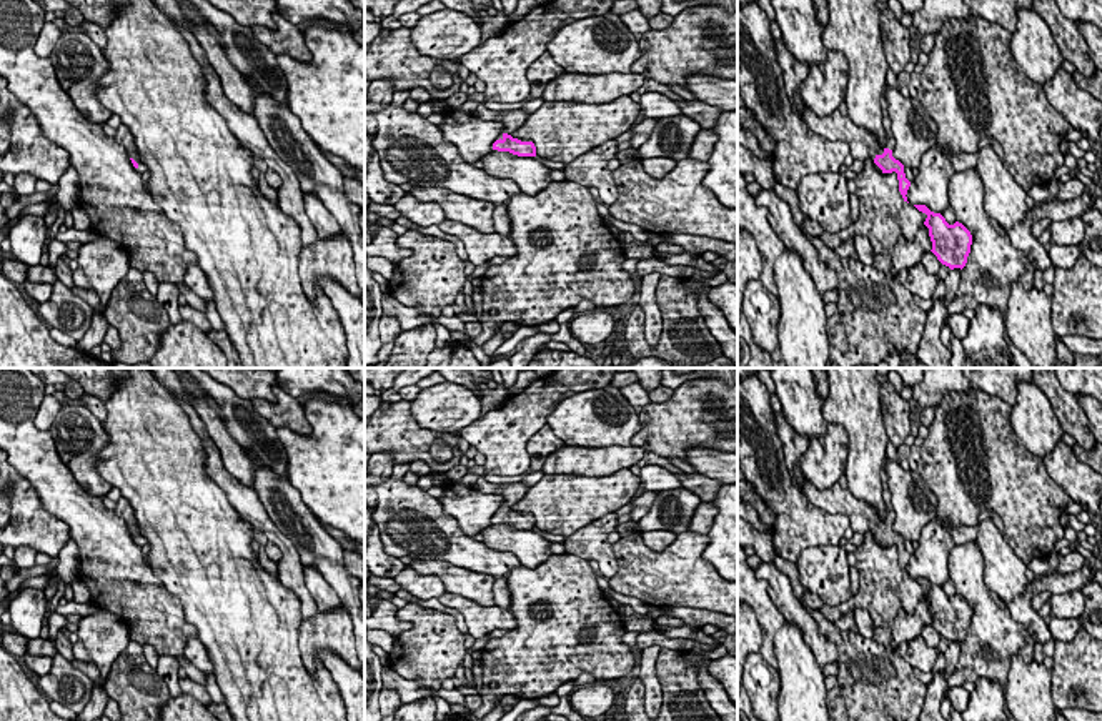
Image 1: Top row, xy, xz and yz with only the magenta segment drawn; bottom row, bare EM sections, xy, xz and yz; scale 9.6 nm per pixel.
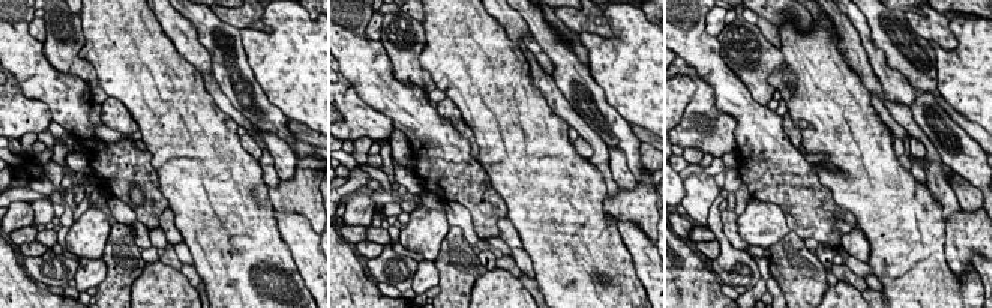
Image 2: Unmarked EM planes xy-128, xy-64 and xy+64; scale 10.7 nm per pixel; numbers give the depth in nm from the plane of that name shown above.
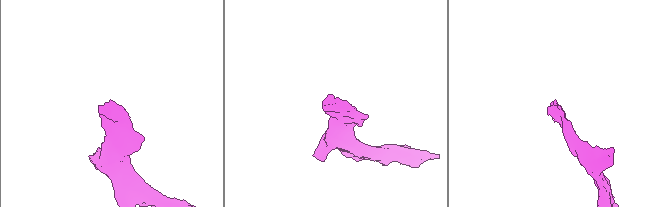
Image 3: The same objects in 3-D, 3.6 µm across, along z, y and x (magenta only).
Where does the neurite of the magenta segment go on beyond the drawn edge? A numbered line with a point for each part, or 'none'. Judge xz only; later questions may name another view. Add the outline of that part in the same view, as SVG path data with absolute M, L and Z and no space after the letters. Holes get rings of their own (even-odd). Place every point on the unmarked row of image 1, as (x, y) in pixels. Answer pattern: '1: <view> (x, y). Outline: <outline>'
1: xz (511, 492). Outline: M524 481L518 483L501 483L496 486L494 495L501 495L504 498L504 505L511 508L516 501L519 501L528 491L528 485Z

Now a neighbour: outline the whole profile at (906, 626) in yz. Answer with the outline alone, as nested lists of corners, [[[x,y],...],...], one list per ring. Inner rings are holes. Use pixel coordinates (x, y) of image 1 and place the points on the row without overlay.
[[[921,598],[912,614],[901,609],[892,623],[891,643],[897,648],[904,641],[912,641],[921,634],[922,628],[932,623],[932,614],[929,609],[929,601]]]

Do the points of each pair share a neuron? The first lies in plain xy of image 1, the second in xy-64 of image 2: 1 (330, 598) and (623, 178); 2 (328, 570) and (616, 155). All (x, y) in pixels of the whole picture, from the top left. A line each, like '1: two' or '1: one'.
1: one
2: two

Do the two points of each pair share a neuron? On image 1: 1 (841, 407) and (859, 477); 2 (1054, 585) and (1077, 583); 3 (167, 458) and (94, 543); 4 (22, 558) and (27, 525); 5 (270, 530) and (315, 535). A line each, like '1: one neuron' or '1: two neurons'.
1: one neuron
2: one neuron
3: two neurons
4: two neurons
5: two neurons

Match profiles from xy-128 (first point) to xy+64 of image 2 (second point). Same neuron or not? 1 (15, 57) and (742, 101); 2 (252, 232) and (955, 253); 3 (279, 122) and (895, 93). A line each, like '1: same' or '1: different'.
1: same
2: different
3: different

